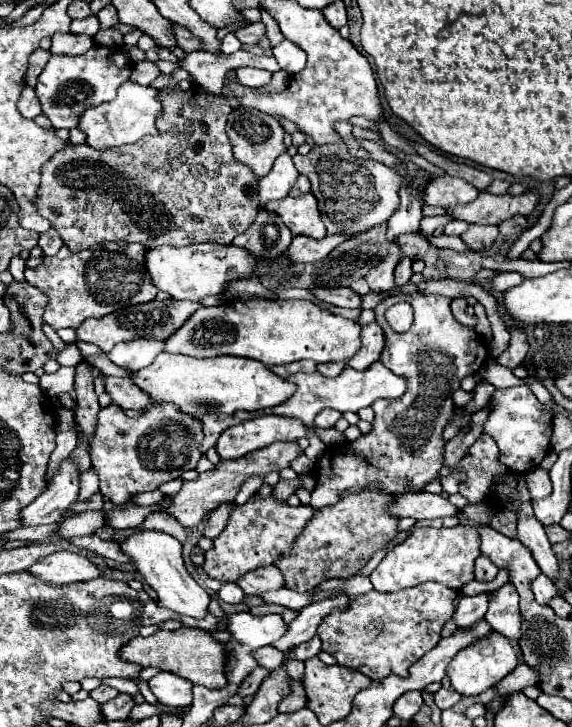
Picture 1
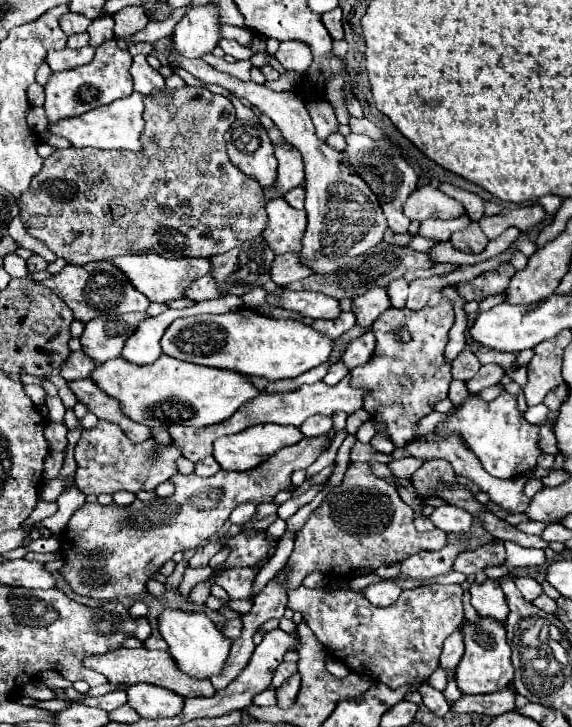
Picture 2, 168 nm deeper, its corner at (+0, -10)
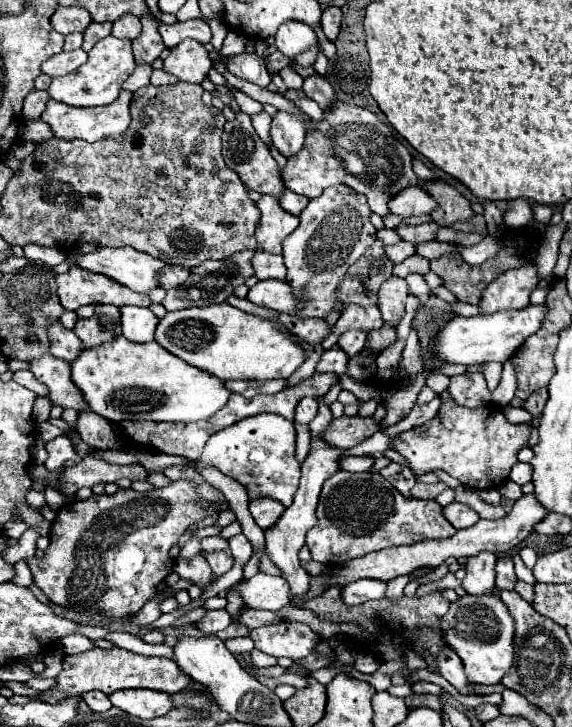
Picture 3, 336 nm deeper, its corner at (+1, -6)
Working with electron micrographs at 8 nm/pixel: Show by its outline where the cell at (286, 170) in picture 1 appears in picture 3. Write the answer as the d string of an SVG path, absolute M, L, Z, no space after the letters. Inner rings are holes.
M277 112L271 122L271 142L285 158L295 156L305 142L303 120L289 112Z

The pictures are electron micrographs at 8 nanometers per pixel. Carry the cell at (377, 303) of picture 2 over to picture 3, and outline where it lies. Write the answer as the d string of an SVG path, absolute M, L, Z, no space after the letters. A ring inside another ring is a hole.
M345 304L341 318L337 320L335 328L331 330L331 334L323 340L323 348L329 350L337 344L339 336L347 330L363 330L369 332L373 328L381 328L383 320L381 320L381 312L377 306L359 306L359 304Z

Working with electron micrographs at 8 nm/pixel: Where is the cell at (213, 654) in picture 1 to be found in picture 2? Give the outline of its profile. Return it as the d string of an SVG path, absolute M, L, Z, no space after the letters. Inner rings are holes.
M118 648L118 650L110 650L106 654L88 656L84 660L84 666L104 674L110 684L118 684L118 686L130 686L130 684L146 682L146 684L154 684L154 686L162 686L166 690L172 690L172 692L176 692L178 696L184 696L184 698L212 696L216 692L214 686L210 684L210 680L196 680L196 678L190 678L190 676L182 674L178 670L174 658L168 652L160 652L160 650L146 650L146 648L126 650L126 648Z

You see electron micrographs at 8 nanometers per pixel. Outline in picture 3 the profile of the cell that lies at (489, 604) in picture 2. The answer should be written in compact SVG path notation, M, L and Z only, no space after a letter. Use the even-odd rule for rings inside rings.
M481 552L473 558L469 558L465 570L467 576L461 582L463 588L467 590L467 594L473 596L483 596L495 590L495 564L497 564L497 556L493 556L491 552Z

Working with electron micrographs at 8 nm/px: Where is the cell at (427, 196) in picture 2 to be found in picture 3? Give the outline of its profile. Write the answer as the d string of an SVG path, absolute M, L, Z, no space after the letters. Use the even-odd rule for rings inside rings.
M409 186L401 190L389 204L389 210L397 216L425 216L437 208L435 198L421 186Z

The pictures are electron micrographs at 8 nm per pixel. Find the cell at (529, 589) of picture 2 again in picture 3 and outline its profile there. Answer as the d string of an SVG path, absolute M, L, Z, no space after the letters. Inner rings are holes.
M499 556L497 560L497 588L501 590L515 590L517 574L513 560L509 556Z

